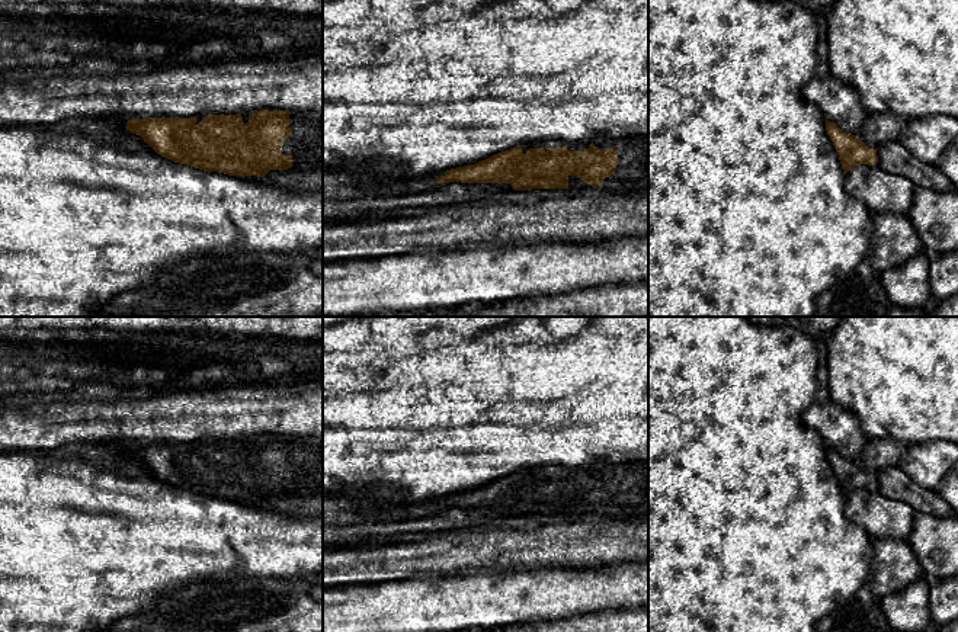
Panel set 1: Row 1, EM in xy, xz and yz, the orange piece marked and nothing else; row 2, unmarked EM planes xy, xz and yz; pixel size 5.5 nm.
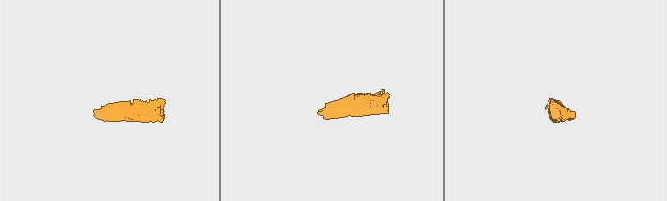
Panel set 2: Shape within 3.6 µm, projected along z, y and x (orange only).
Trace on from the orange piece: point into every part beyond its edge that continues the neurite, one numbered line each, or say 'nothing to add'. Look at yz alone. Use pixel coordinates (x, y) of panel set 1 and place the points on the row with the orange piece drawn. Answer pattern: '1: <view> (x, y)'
nothing to add

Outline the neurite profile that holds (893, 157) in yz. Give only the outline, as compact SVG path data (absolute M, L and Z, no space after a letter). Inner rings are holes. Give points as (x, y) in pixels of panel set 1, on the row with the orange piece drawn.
M887 141L877 148L878 163L885 171L907 177L917 187L930 190L954 189L936 164L927 164L913 157L901 142Z

